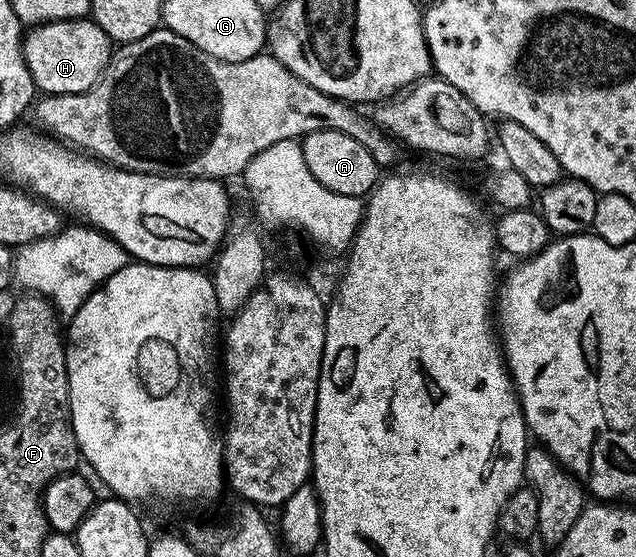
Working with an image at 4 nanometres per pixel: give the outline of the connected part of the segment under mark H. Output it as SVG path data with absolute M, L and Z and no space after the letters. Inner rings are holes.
M90 19L50 21L26 30L23 54L40 94L84 93L94 87L107 70L113 56L113 42L98 23Z

